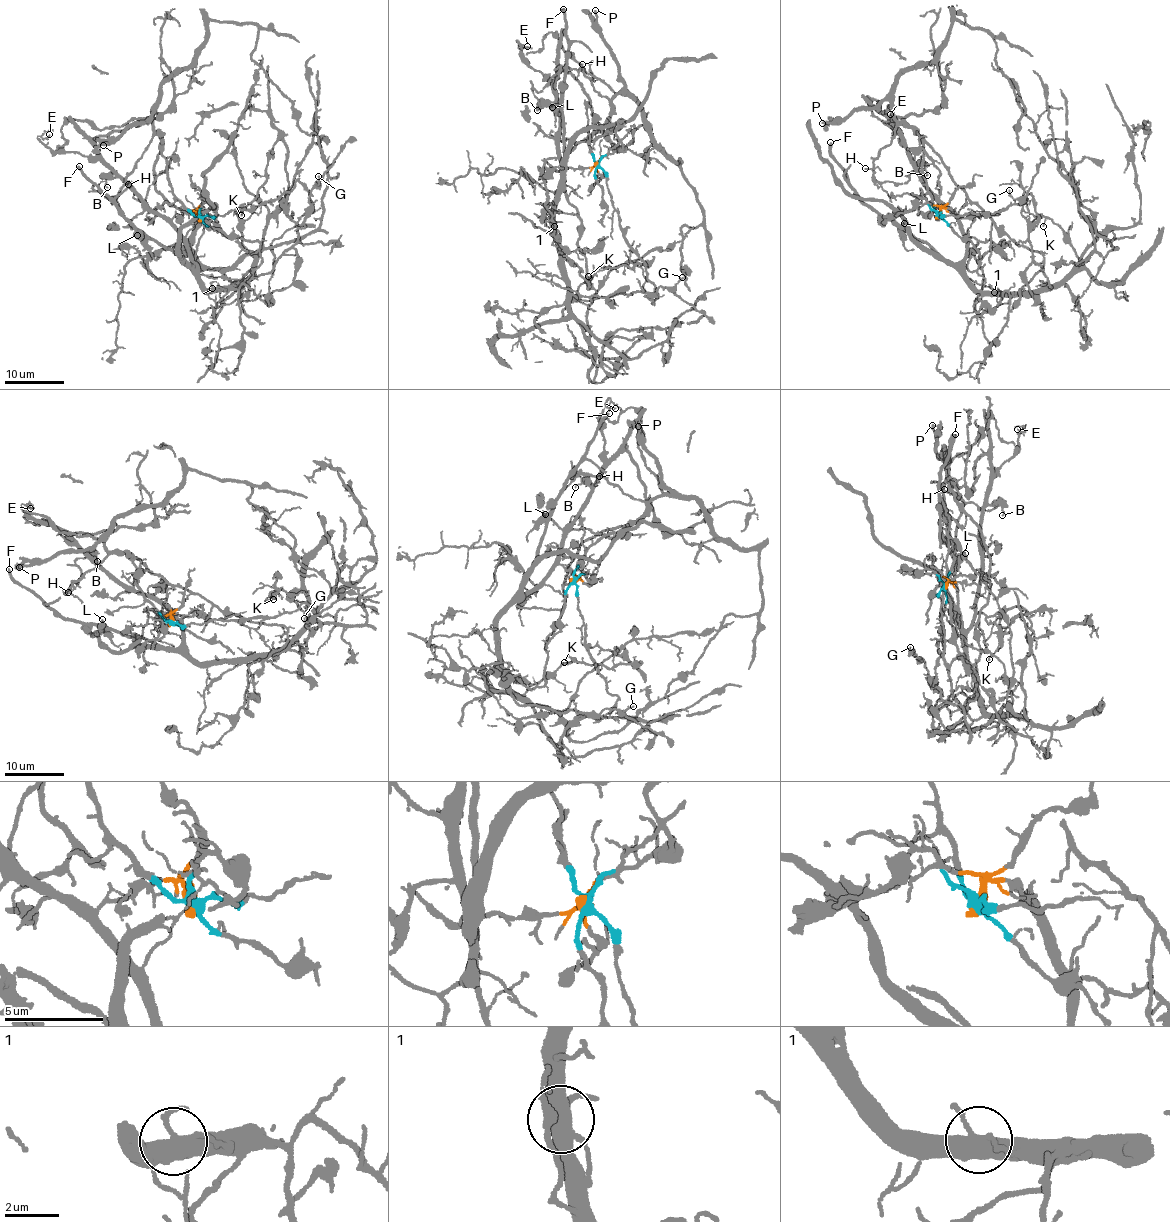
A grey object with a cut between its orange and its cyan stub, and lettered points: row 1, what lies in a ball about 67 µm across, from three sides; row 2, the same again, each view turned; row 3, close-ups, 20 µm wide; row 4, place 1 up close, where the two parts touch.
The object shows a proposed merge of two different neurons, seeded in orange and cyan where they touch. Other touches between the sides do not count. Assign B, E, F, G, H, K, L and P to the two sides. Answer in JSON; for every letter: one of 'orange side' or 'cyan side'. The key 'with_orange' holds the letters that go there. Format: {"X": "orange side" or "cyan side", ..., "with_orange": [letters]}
{"B": "orange side", "E": "orange side", "F": "orange side", "G": "orange side", "H": "cyan side", "K": "orange side", "L": "orange side", "P": "cyan side", "with_orange": ["B", "E", "F", "G", "K", "L"]}

